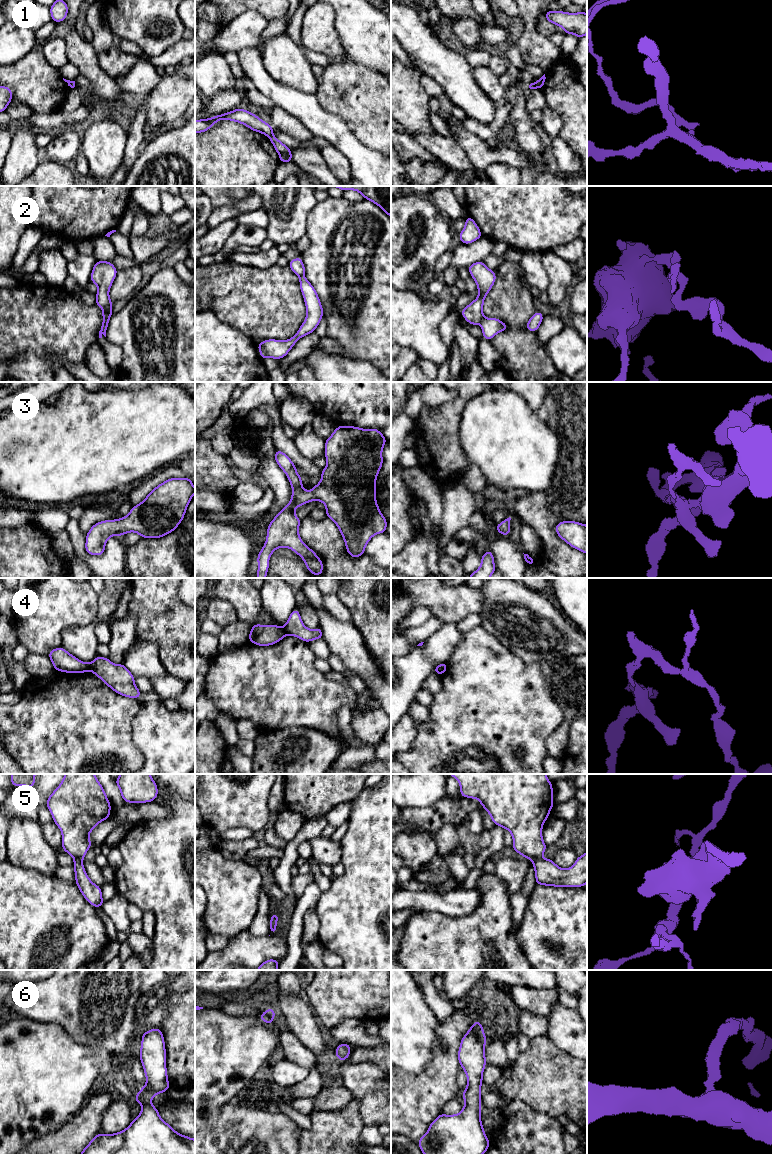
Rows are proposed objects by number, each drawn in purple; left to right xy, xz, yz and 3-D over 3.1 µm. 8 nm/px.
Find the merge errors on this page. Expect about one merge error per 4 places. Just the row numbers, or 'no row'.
1, 2, 4, 5

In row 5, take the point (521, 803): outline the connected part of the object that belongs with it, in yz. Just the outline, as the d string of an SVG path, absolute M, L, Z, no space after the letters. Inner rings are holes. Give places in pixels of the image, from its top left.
M449 774L460 784L460 795L478 799L493 823L511 832L513 849L529 860L542 858L547 849L542 838L544 822L553 803L553 784L546 774Z

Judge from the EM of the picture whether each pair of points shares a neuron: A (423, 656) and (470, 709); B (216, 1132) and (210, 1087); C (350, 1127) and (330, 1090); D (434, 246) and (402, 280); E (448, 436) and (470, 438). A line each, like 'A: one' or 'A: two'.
A: two
B: two
C: two
D: one
E: two

